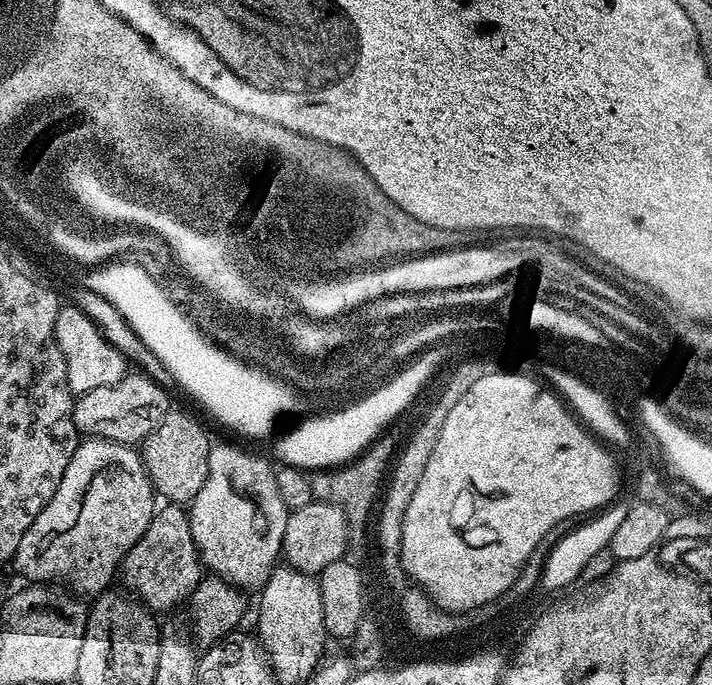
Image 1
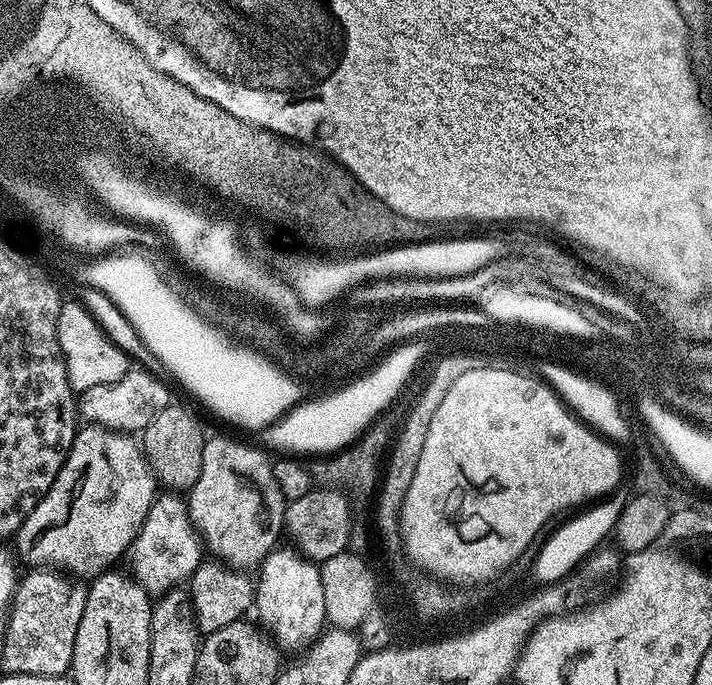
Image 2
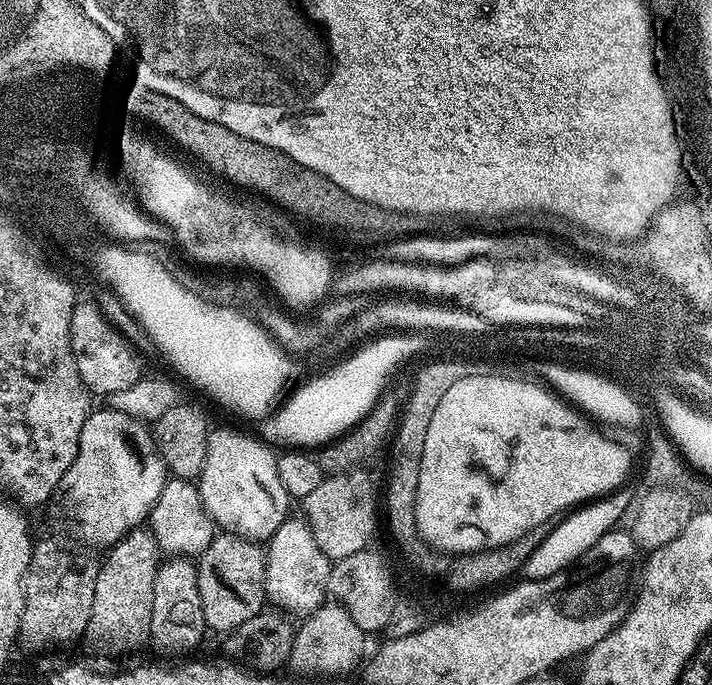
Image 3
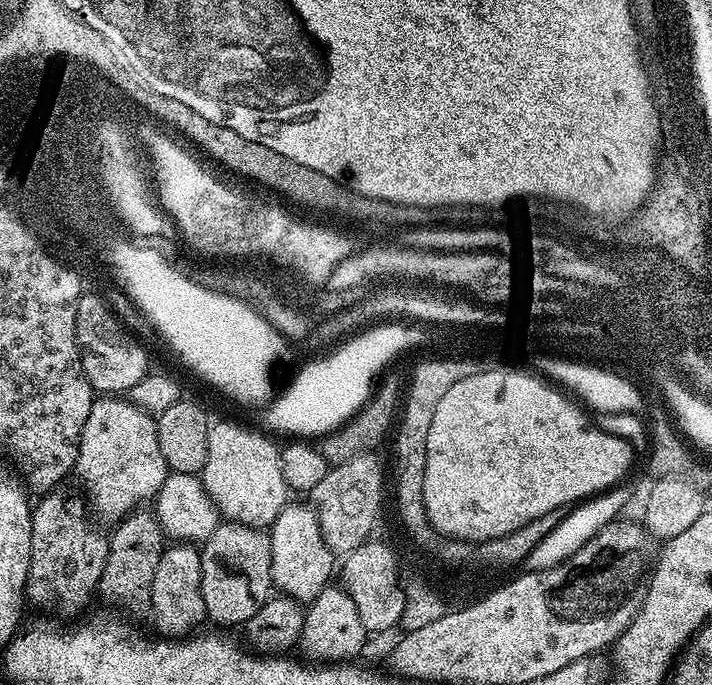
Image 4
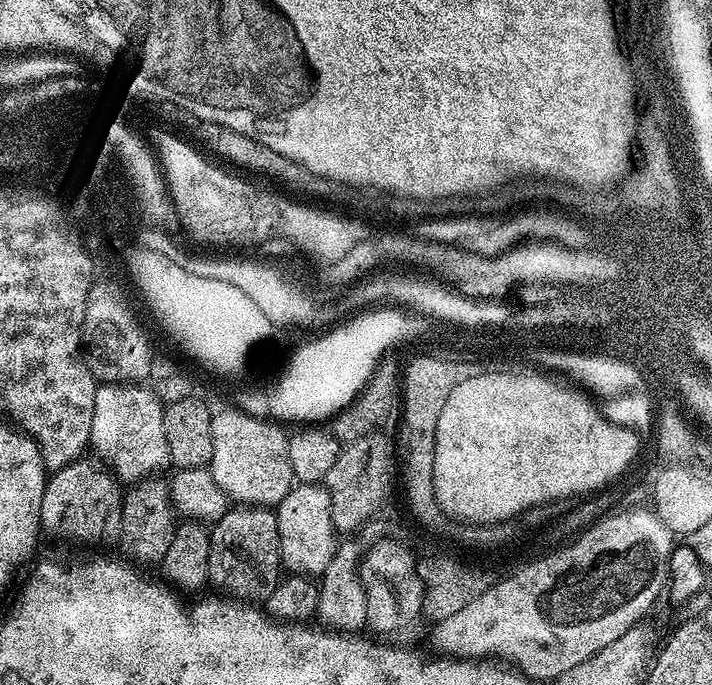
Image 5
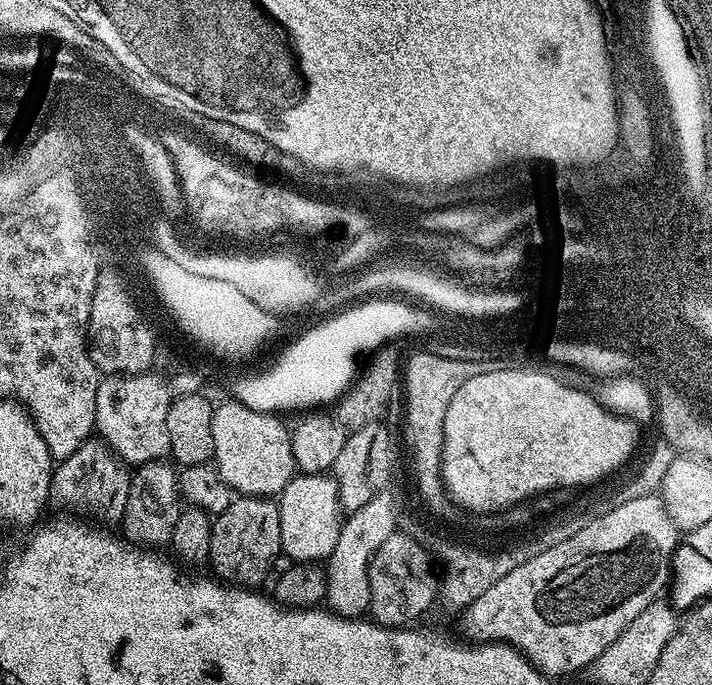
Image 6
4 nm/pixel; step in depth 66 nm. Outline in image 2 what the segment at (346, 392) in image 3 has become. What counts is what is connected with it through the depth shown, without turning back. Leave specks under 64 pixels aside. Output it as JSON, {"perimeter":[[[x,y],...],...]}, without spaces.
{"perimeter":[[[412,345],[406,350],[396,351],[395,355],[391,355],[386,366],[380,368],[379,373],[366,385],[367,391],[372,391],[376,395],[376,401],[372,404],[373,412],[370,405],[364,404],[365,389],[359,387],[350,390],[349,393],[329,399],[327,402],[308,404],[308,407],[293,412],[292,416],[288,417],[288,421],[274,422],[269,428],[263,429],[259,433],[261,440],[259,443],[269,453],[276,452],[272,454],[300,454],[296,452],[331,454],[338,452],[340,451],[340,426],[342,426],[342,440],[345,440],[348,445],[354,443],[360,437],[356,430],[362,424],[371,424],[374,413],[383,413],[390,406],[390,396],[399,397],[401,395],[398,391],[398,384],[408,382],[412,378],[412,371],[424,363],[425,361],[419,357],[419,347]]]}

